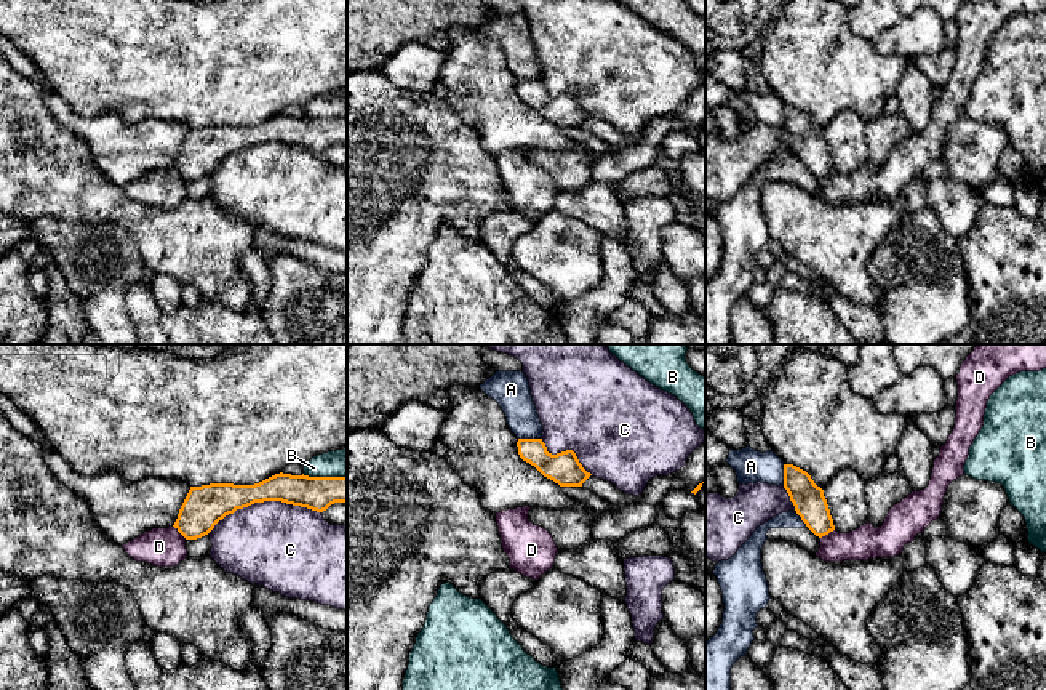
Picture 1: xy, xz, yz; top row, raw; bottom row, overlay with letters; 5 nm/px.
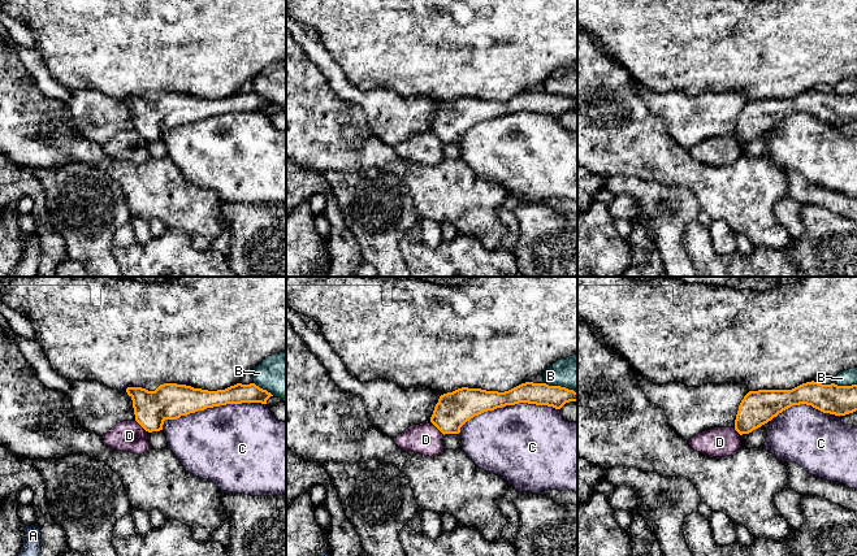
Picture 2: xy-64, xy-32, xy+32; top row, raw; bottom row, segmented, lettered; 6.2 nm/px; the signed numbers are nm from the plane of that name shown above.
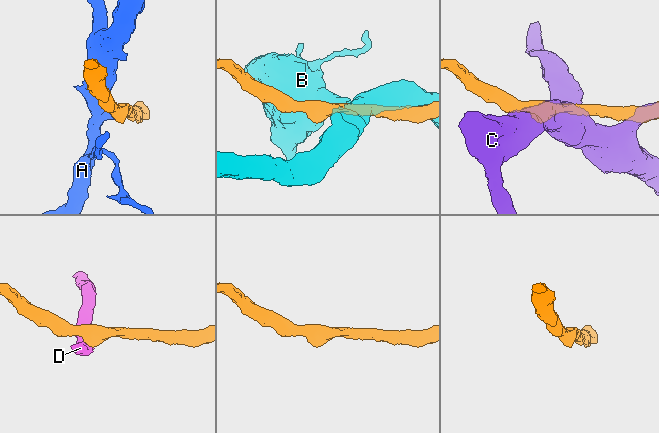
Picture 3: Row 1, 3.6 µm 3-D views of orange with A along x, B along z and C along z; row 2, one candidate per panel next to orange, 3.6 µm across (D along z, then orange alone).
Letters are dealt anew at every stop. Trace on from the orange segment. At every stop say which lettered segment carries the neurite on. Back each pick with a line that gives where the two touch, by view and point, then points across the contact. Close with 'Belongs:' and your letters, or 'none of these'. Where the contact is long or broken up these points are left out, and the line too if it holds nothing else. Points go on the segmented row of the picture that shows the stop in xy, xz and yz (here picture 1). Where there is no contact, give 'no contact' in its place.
Belongs: none of these

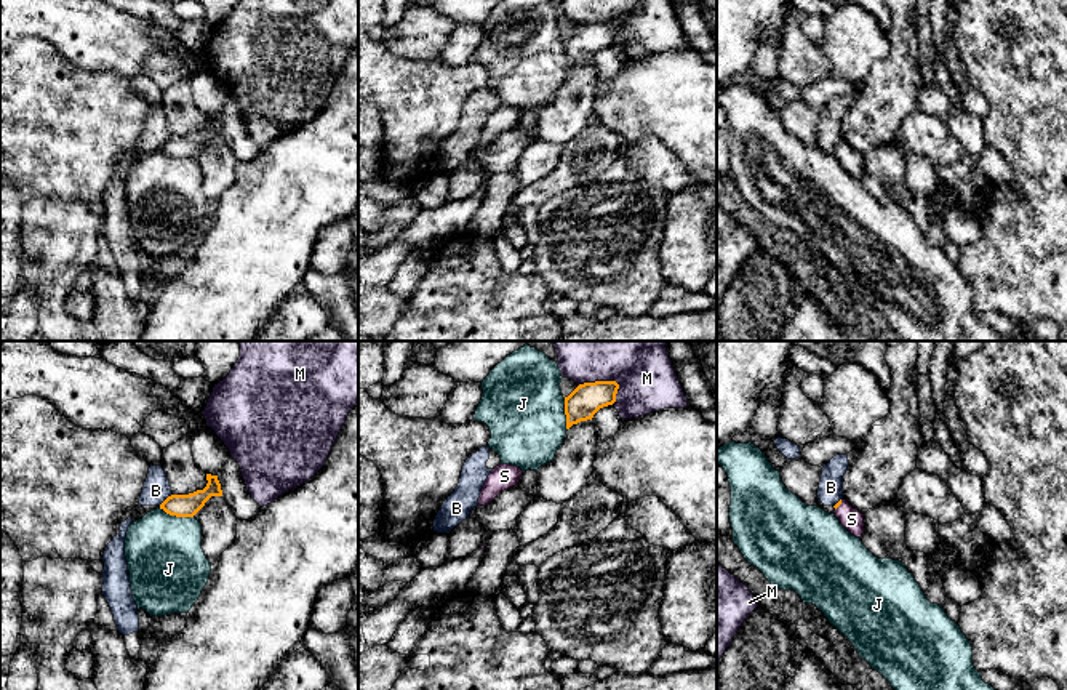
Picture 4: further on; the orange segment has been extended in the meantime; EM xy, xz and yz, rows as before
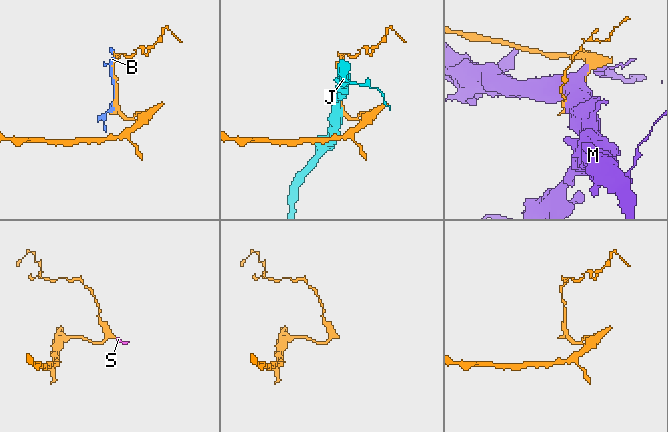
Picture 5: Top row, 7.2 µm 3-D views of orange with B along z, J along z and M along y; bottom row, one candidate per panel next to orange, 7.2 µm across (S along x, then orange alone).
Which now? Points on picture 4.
S: meets orange in yz at (840, 503); runs through yz (839, 503), (840, 503), (851, 519)
Belongs: S

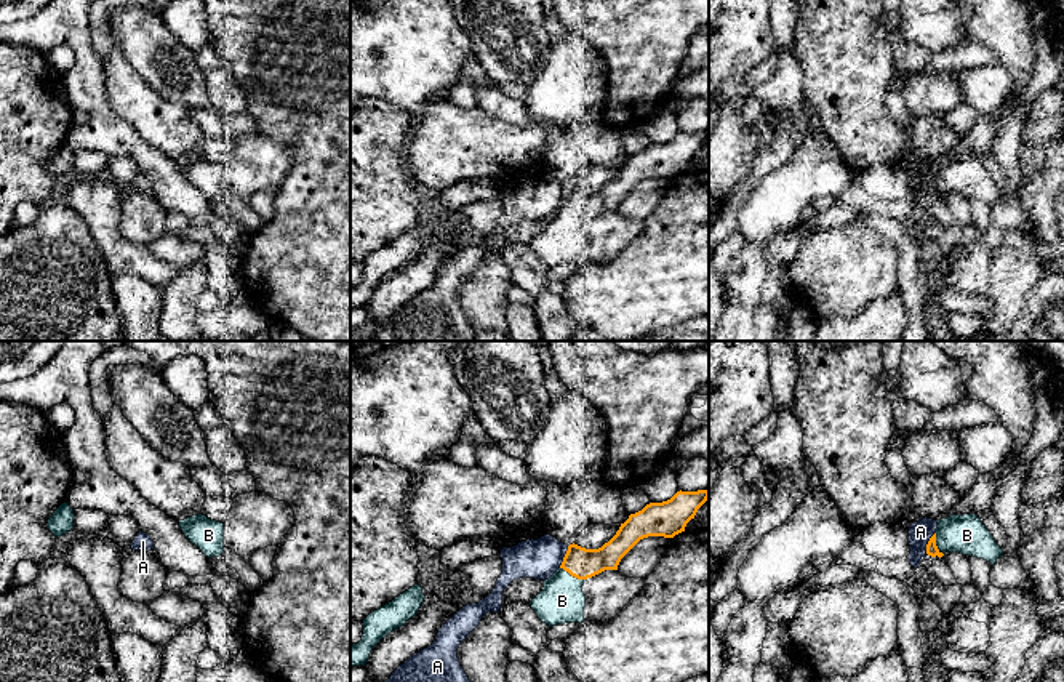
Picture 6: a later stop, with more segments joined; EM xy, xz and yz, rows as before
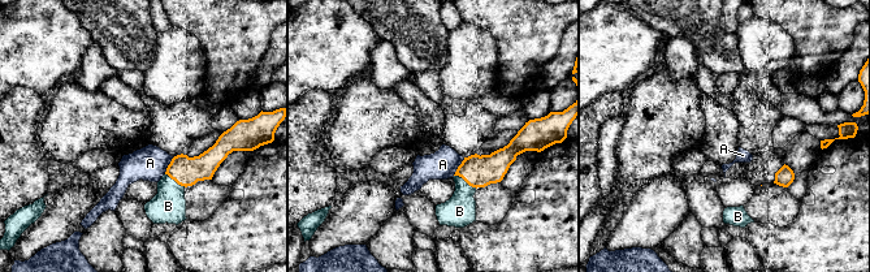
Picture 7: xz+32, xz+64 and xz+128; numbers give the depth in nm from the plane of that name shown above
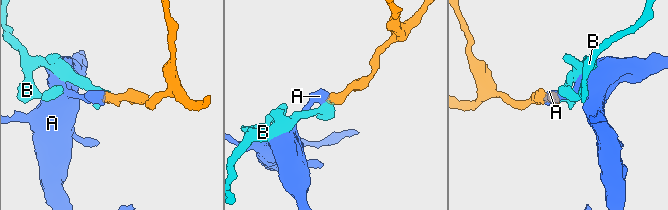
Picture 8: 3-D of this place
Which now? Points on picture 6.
B: meets orange in xz at (572, 575)
Belongs: B

